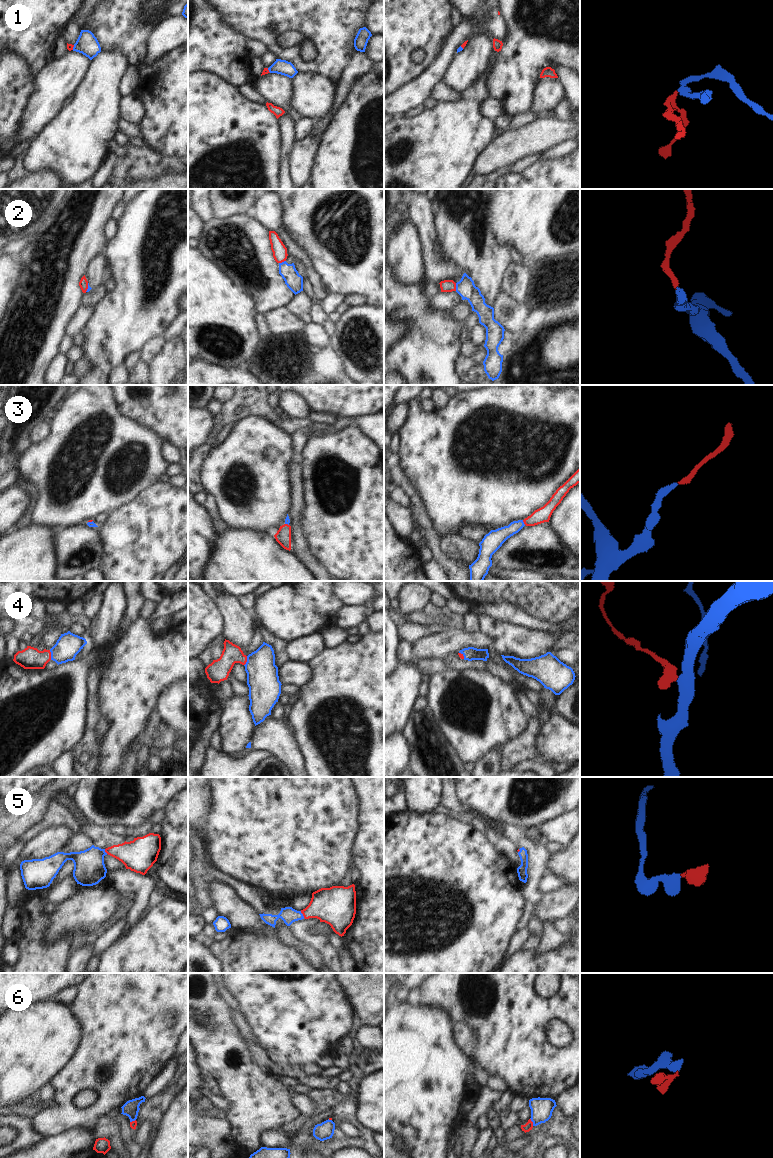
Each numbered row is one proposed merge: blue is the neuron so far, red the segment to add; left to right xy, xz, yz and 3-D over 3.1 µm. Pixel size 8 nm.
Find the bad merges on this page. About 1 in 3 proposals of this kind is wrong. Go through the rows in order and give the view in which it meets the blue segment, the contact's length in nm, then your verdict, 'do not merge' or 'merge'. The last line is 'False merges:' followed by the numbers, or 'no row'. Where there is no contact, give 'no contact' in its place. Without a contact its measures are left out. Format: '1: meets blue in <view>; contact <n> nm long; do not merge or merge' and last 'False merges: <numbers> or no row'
1: meets blue in xy; contact 40 nm long; do not merge
2: meets blue in yz; contact 60 nm long; do not merge
3: meets blue in yz; contact 50 nm long; merge
4: meets blue in xy; contact 80 nm long; merge
5: meets blue in xz; contact 70 nm long; merge
6: meets blue in yz; contact 70 nm long; merge
False merges: 1, 2

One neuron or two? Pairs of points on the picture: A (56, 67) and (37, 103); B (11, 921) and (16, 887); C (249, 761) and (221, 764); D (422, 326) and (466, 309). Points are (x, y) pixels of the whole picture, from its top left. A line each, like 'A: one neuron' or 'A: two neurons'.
A: one neuron
B: two neurons
C: one neuron
D: two neurons

